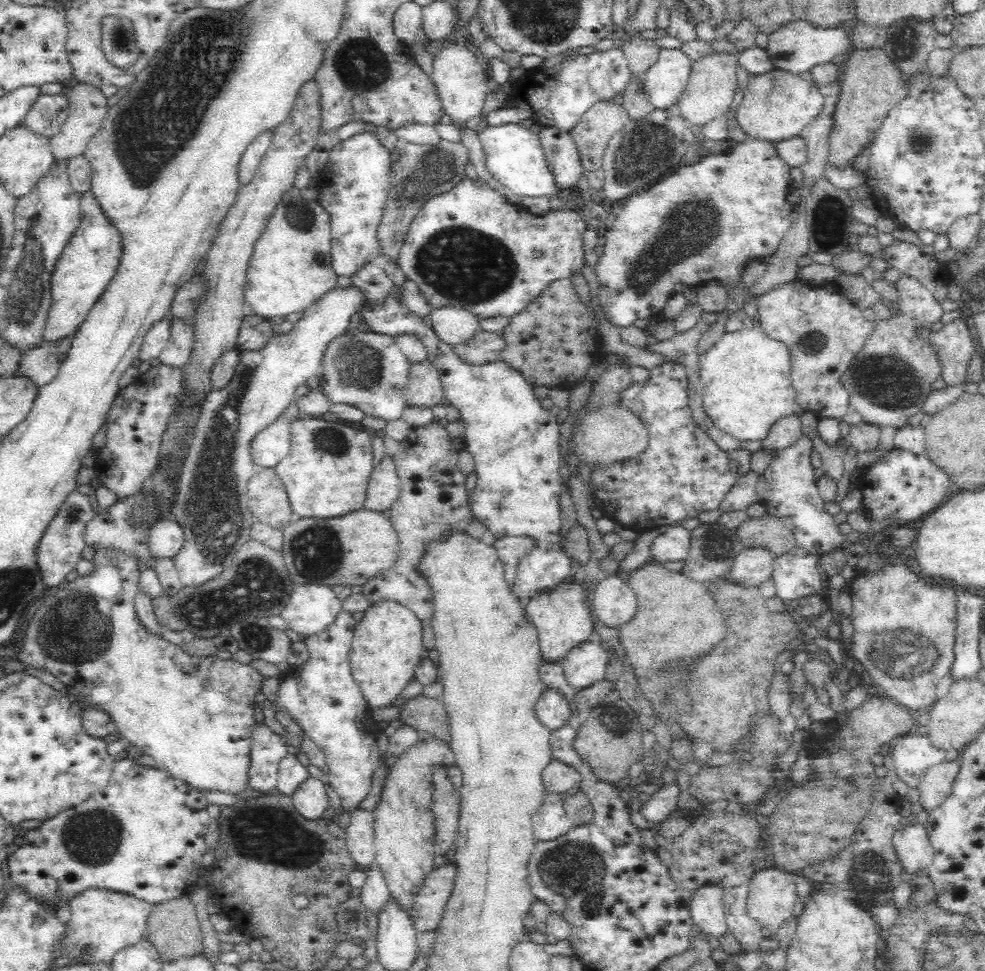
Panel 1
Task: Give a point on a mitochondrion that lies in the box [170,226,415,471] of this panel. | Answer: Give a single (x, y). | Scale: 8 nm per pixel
(359, 368)

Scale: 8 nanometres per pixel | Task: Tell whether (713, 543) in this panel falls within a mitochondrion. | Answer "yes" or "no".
yes

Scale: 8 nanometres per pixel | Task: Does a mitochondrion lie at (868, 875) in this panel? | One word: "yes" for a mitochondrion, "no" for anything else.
yes

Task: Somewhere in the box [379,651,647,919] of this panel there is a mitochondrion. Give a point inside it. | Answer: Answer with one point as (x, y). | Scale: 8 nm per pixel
(569, 867)

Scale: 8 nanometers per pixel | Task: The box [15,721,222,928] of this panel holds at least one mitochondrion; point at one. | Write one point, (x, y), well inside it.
(94, 838)

